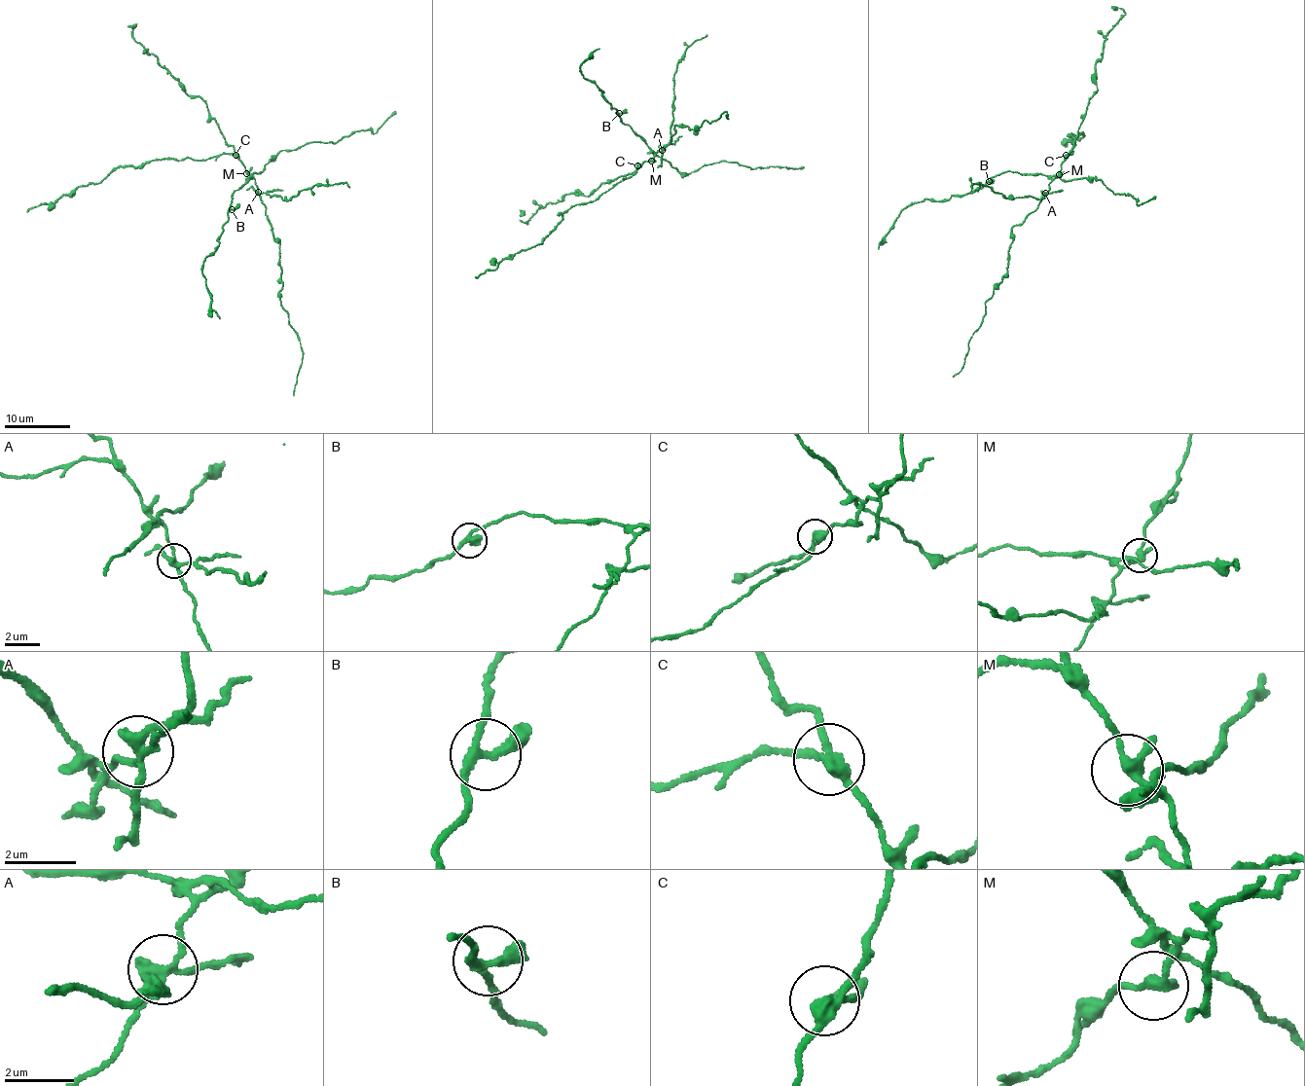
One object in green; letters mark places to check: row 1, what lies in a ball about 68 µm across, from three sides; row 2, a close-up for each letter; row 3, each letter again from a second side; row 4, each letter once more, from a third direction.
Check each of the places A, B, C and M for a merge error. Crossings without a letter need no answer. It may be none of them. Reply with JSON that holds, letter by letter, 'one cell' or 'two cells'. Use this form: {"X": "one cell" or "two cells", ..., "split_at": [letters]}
{"A": "two cells", "B": "one cell", "C": "two cells", "M": "one cell", "split_at": ["A", "C"]}

